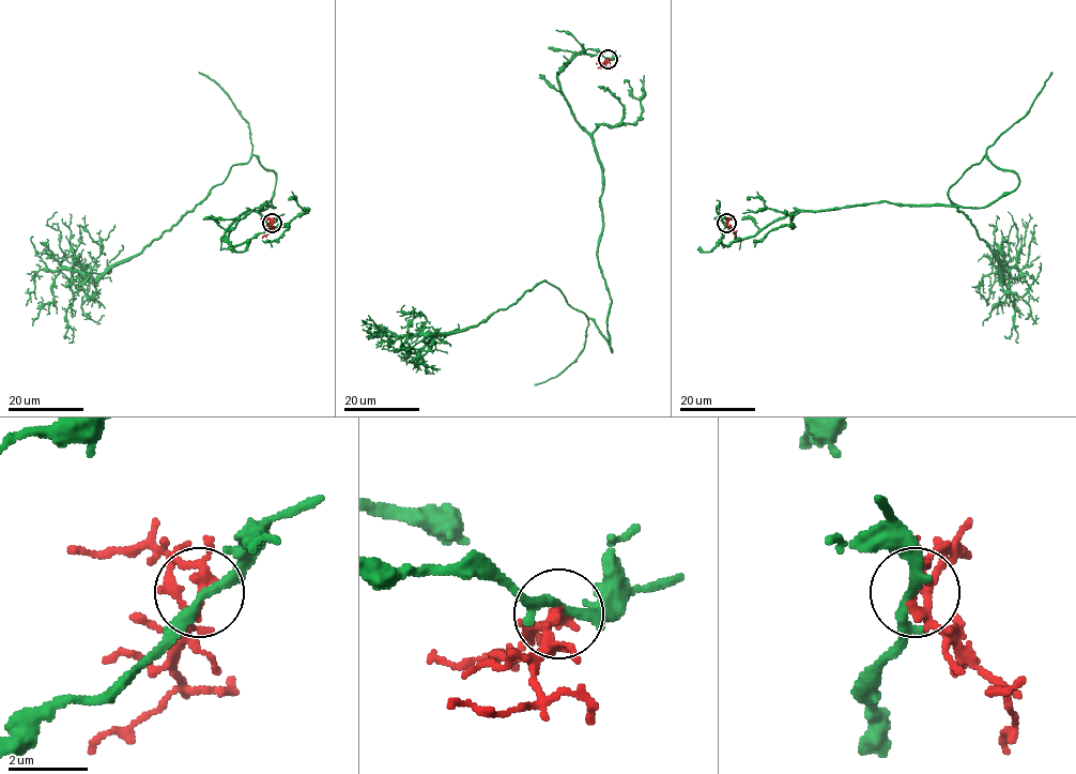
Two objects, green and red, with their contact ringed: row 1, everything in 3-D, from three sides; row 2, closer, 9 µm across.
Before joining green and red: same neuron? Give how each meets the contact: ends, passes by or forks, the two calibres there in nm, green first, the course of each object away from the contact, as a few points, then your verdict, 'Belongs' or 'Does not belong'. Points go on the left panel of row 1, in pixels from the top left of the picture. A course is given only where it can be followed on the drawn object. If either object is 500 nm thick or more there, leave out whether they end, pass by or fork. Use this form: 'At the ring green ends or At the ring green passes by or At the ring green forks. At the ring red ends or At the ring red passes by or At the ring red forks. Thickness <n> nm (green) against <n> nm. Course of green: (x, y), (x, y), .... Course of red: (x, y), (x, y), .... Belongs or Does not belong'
At the ring green passes by. At the ring red forks. Thickness 240 nm (green) against 200 nm. Course of green: (273, 223), (221, 238), (275, 208), (254, 155), (141, 252), (94, 278), (63, 269), (32, 325). Course of red: (273, 223), (270, 231), (262, 238). Does not belong

